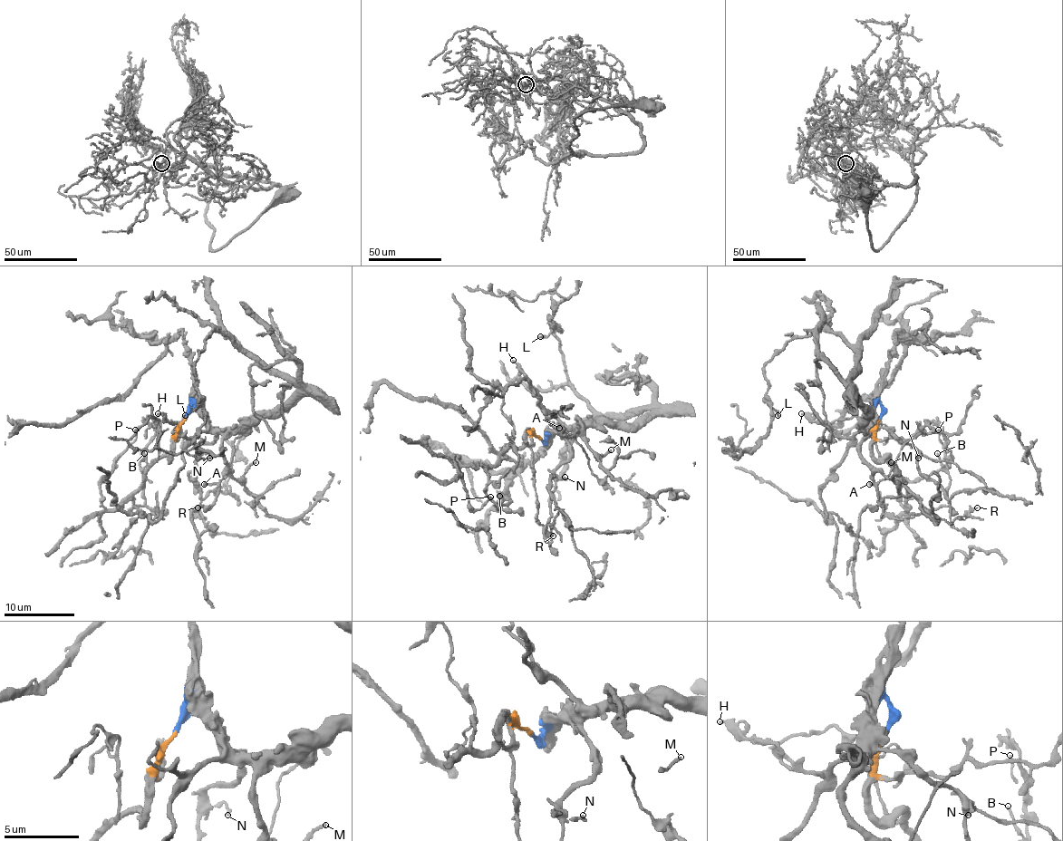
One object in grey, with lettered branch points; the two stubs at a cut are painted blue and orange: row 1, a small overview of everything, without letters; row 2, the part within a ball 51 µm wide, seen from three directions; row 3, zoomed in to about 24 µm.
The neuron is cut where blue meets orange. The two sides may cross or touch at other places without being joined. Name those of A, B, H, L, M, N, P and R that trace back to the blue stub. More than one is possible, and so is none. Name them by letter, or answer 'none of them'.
A, H, L, M, N, R

